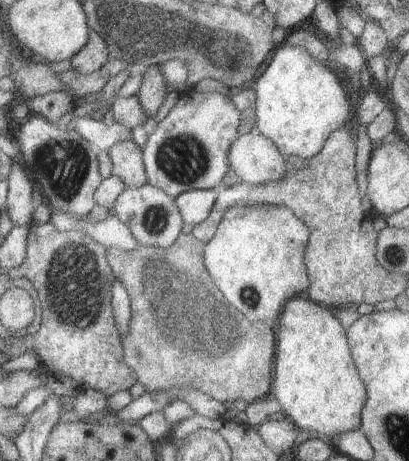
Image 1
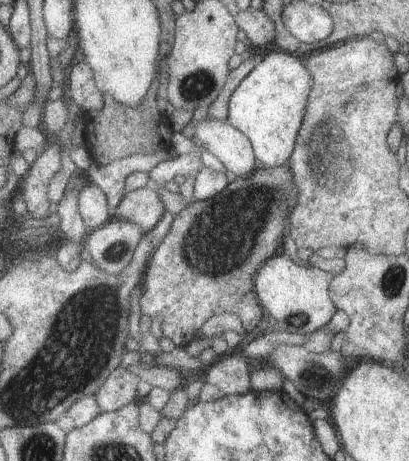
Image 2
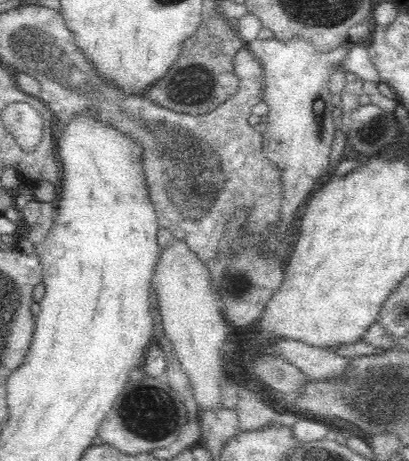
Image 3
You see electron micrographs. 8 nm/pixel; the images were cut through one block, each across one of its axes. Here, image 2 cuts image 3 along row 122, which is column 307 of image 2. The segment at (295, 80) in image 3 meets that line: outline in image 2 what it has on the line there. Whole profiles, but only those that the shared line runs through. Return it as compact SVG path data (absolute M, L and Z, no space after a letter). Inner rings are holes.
M279 252L257 268L257 274L253 278L253 290L255 290L255 296L261 304L261 308L267 308L269 320L271 320L275 332L285 330L291 334L309 336L315 330L327 326L331 316L337 312L335 304L329 298L331 278L333 278L333 274L323 272L323 270L313 268L313 266L299 266L297 260L289 258L285 252ZM289 316L301 316L305 322L301 326L293 328L287 322Z

